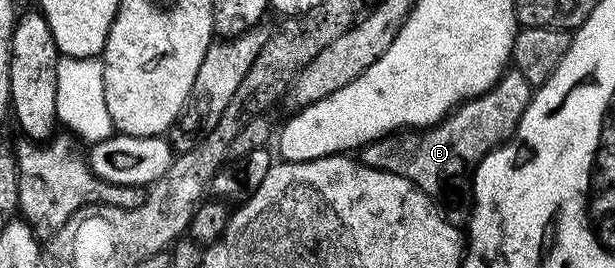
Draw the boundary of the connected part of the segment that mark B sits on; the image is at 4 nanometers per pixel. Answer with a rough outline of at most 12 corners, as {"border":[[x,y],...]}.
{"border":[[507,70],[433,127],[366,144],[465,224],[474,168],[513,136],[530,83]]}

